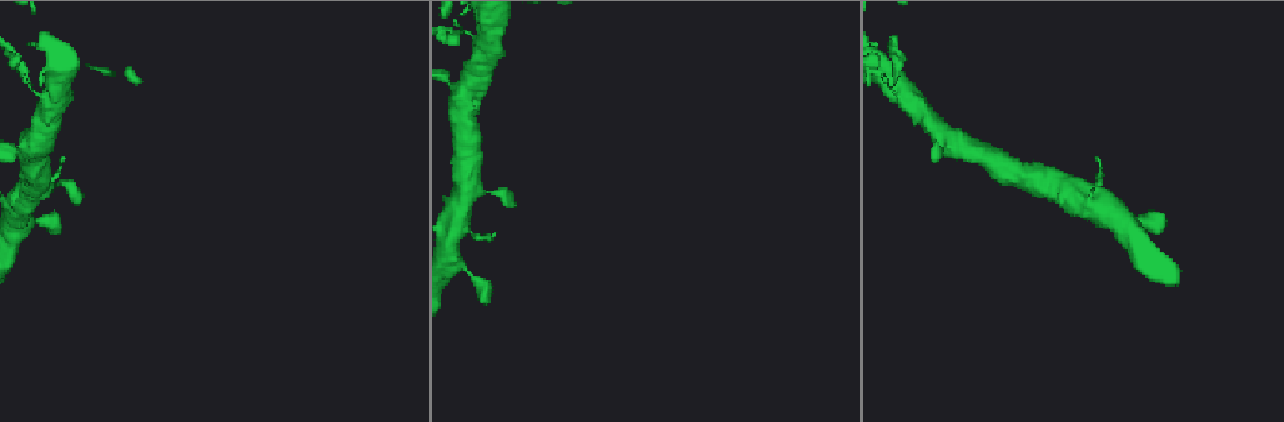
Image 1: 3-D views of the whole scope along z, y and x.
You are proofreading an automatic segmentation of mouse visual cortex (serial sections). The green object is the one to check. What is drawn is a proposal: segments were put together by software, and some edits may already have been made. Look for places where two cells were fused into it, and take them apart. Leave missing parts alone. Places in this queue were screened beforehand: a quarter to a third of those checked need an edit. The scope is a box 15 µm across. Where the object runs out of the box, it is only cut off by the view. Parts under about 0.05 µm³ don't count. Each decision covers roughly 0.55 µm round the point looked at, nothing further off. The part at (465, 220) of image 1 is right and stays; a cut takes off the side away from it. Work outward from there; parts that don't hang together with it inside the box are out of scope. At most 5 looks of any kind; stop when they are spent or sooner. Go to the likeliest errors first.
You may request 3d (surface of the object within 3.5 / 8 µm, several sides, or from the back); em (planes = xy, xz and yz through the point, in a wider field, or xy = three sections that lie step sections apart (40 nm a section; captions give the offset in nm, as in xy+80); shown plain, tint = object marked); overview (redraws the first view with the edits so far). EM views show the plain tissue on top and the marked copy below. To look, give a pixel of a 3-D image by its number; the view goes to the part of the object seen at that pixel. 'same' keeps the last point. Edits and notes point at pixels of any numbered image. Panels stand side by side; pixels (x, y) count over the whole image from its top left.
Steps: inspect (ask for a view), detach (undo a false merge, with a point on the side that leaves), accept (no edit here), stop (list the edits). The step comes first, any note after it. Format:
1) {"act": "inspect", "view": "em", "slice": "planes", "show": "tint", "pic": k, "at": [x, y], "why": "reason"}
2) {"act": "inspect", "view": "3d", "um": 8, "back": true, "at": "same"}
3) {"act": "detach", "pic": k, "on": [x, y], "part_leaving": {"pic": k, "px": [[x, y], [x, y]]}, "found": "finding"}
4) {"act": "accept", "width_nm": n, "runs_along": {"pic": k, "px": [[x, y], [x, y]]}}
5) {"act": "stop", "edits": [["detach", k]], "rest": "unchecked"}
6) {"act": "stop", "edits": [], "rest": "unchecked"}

{"act": "inspect", "view": "3d", "um": 3.5, "back": true, "pic": 1, "at": [458, 34], "why": "thick turns thin"}

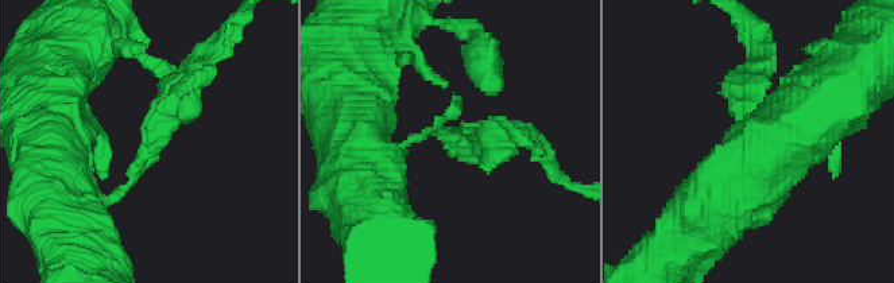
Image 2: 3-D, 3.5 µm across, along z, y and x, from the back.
{"act": "inspect", "view": "em", "slice": "xy", "step": 1, "show": "tint", "pic": 2, "at": [448, 137], "why": "shape alone is not enough"}

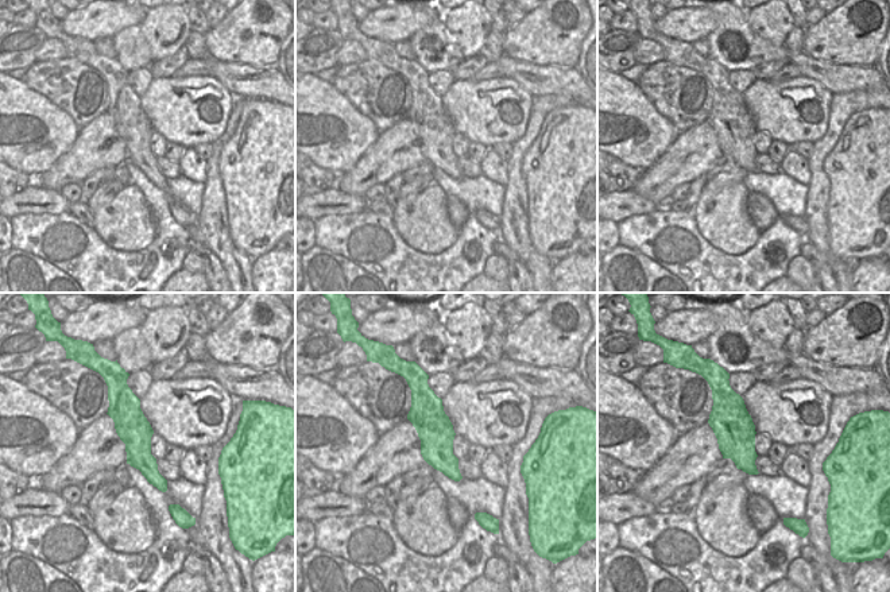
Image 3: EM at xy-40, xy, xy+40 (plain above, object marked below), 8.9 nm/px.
{"act": "detach", "pic": 2, "on": [746, 108], "part_leaving": {"pic": 2, "px": [[142, 155], [166, 89], [212, 53]]}, "found": "a second cell is stuck on"}

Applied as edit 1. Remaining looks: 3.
{"act": "inspect", "view": "overview", "why": "redraw"}

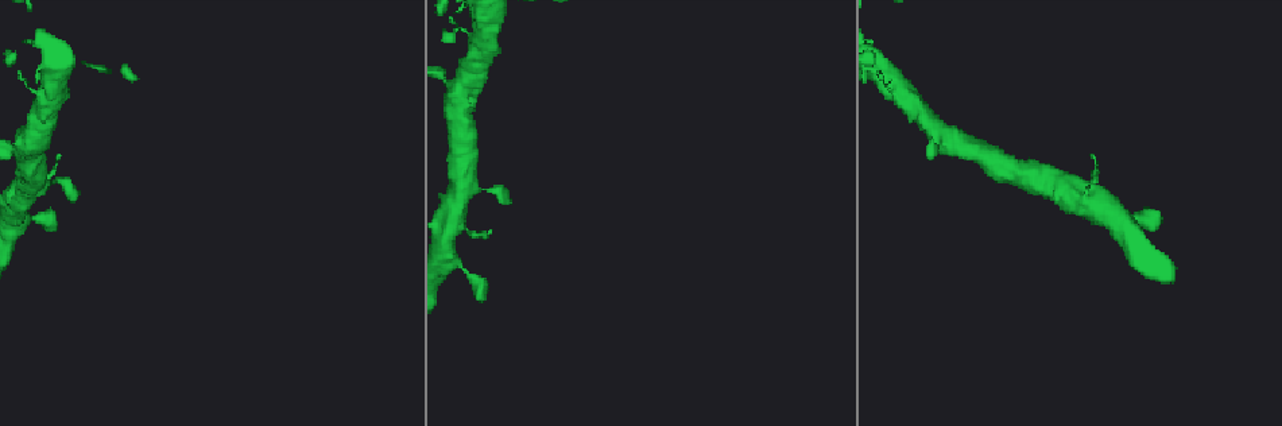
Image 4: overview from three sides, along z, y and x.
{"act": "inspect", "view": "3d", "um": 3.5, "pic": 4, "at": [44, 220]}

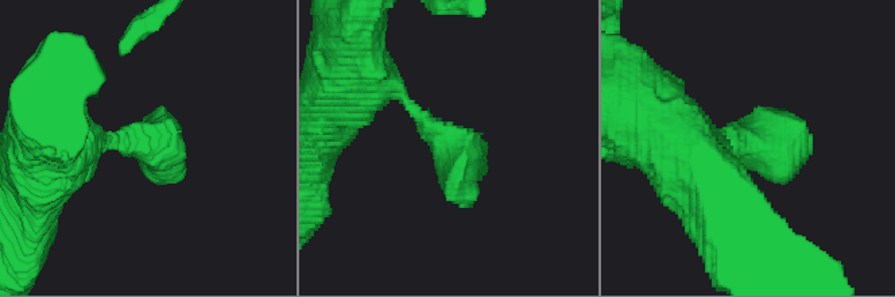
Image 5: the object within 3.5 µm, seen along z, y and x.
{"act": "inspect", "view": "em", "slice": "xy", "step": 3, "show": "tint", "pic": 5, "at": [742, 139], "why": "need the tissue"}

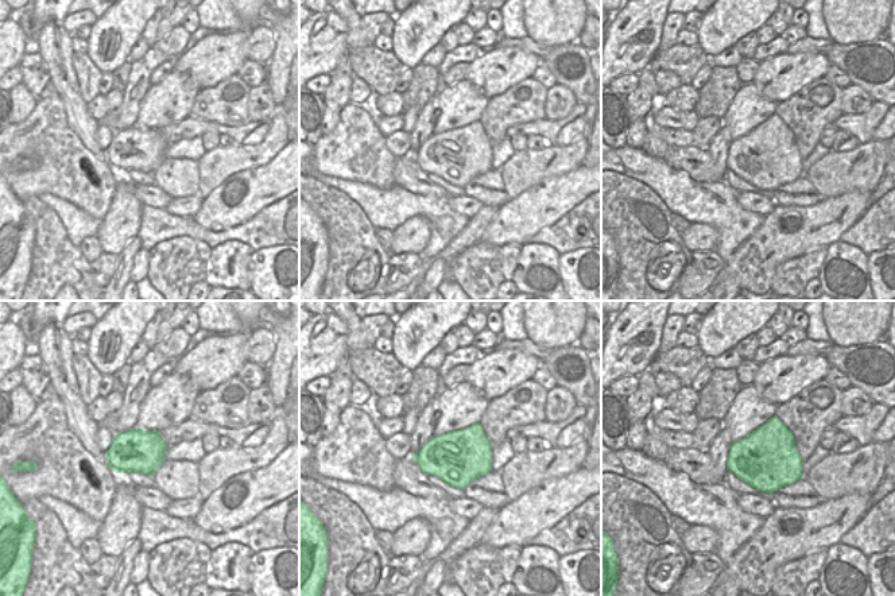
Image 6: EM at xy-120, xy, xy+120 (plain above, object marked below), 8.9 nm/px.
{"act": "accept", "runs_along": {"pic": 5, "px": [[675, 149], [779, 145], [804, 120]]}, "found": "all the same cell"}

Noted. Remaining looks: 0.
{"act": "stop", "edits": [["detach", 2]], "rest": "unchecked"}

